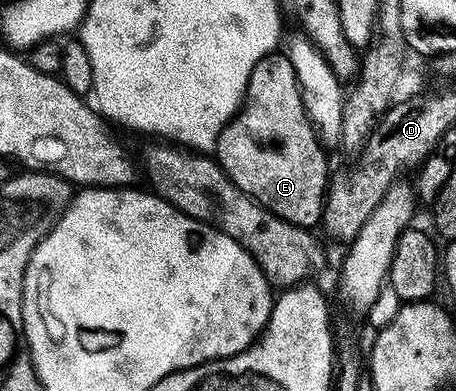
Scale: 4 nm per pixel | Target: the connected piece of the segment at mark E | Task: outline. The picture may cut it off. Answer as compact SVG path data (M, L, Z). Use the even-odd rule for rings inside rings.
M273 52L262 56L258 64L254 64L254 72L250 72L248 87L244 93L244 101L236 117L231 118L222 128L218 136L218 144L214 157L220 166L242 188L246 196L262 204L270 212L274 212L282 220L295 226L316 228L324 217L324 200L330 185L330 169L325 147L321 146L316 130L310 124L304 101L300 95L298 76L294 72L294 64L290 64L287 53Z

